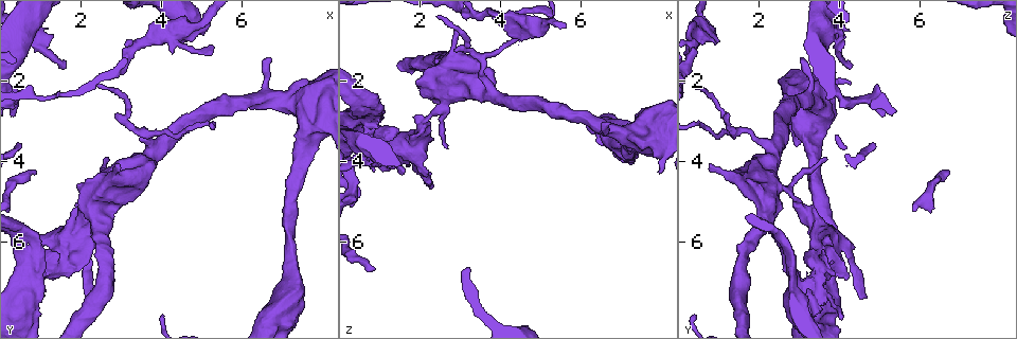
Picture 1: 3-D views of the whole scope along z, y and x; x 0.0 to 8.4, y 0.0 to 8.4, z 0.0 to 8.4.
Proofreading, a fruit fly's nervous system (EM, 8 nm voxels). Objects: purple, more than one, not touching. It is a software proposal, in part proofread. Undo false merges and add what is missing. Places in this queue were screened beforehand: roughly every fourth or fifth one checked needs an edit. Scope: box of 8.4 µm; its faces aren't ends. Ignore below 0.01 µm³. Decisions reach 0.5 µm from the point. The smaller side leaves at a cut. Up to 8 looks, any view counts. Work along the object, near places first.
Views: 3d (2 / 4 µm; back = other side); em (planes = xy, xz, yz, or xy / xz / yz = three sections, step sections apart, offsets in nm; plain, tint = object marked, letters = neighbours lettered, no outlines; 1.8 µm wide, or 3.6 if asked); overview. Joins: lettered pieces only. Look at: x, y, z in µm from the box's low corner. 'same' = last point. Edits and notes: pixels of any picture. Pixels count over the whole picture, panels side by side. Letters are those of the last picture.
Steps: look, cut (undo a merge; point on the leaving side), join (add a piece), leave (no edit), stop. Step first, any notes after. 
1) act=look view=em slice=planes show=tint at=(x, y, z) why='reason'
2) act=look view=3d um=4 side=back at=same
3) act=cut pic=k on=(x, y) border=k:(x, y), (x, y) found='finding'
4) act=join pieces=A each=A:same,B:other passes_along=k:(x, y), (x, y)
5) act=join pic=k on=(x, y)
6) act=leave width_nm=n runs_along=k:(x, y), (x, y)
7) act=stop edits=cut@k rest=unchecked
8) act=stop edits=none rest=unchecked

act=look view=em slice=xy step=4 show=tint at=(1.30, 0.85, 4.10) why='an open end'

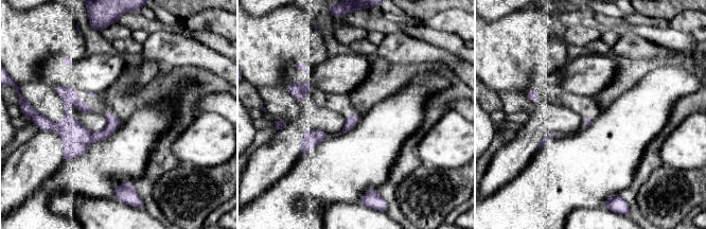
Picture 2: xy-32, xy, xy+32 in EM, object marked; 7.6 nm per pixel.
act=look view=em slice=xy step=4 show=letters at=same why='what lies round it'

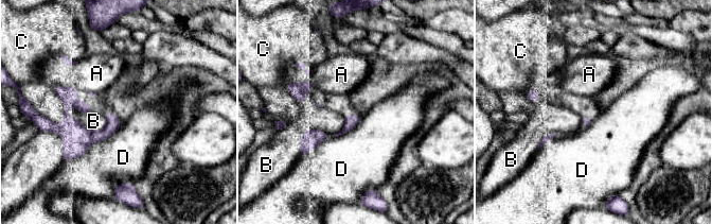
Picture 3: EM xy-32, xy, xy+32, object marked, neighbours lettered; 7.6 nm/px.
act=cut pic=3 on=(43, 124) each=A:other,B:other,C:other,D:other found='two cells meet here'

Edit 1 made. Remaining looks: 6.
act=look view=em slice=xz step=4 show=tint at=(2.15, 5.05, 3.00) why='calibre changes'

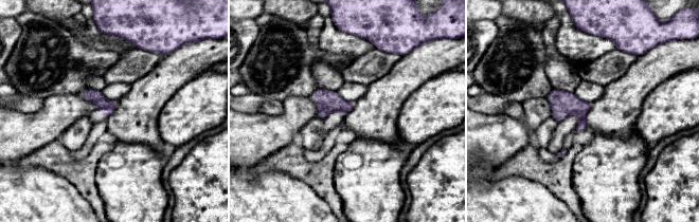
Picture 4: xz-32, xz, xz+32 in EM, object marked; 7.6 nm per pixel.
act=look view=em slice=planes show=tint at=same

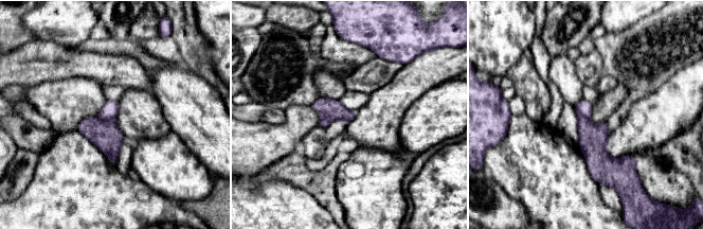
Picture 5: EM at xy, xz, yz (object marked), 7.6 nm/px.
act=look view=em slice=planes show=letters at=same

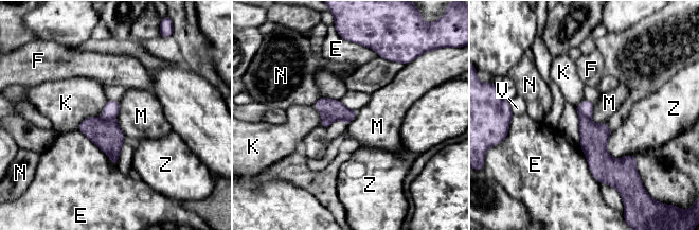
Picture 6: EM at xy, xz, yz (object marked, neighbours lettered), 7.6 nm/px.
act=cut pic=6 on=(105, 134) each=E:other,F:other,K:other,M:other,N:other,V:other,Z:other border=6:(105, 118), (114, 119) found='two cells meet here'

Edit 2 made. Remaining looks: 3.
act=stop edits=cut@3,cut@6 rest=unchecked

